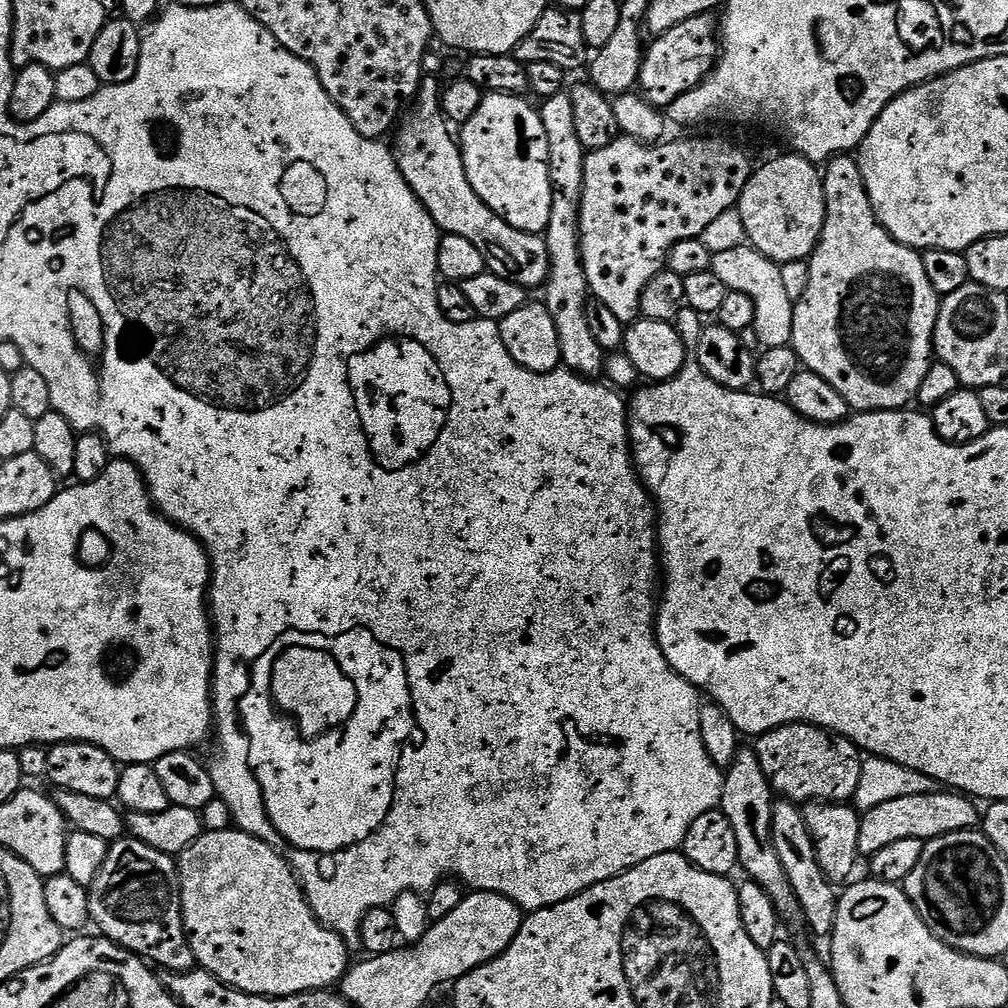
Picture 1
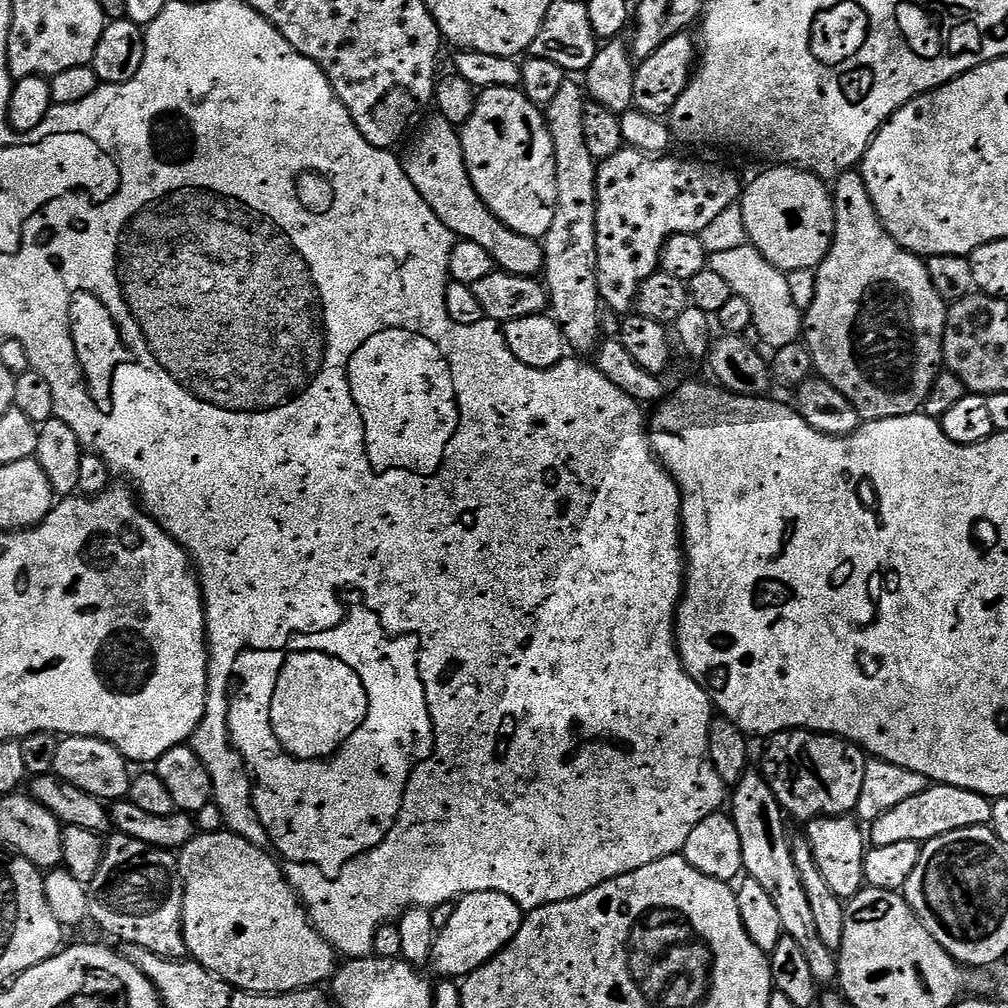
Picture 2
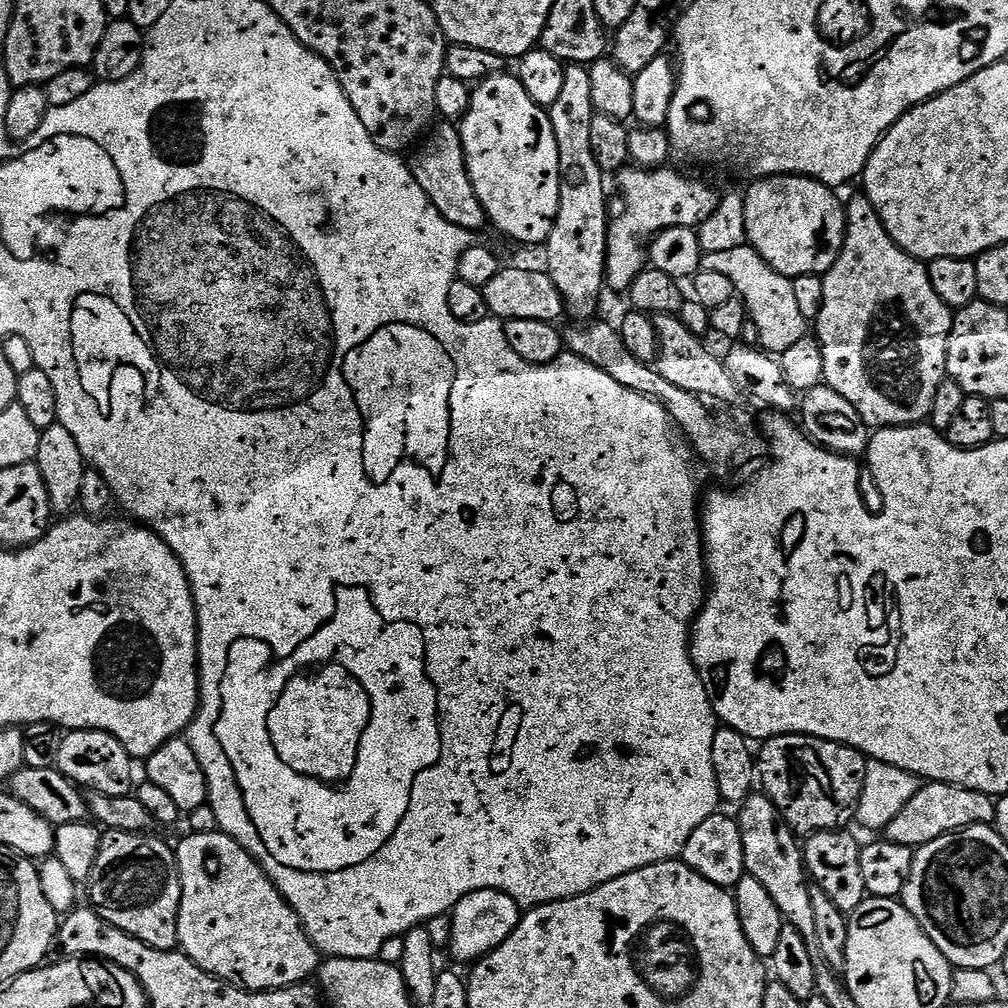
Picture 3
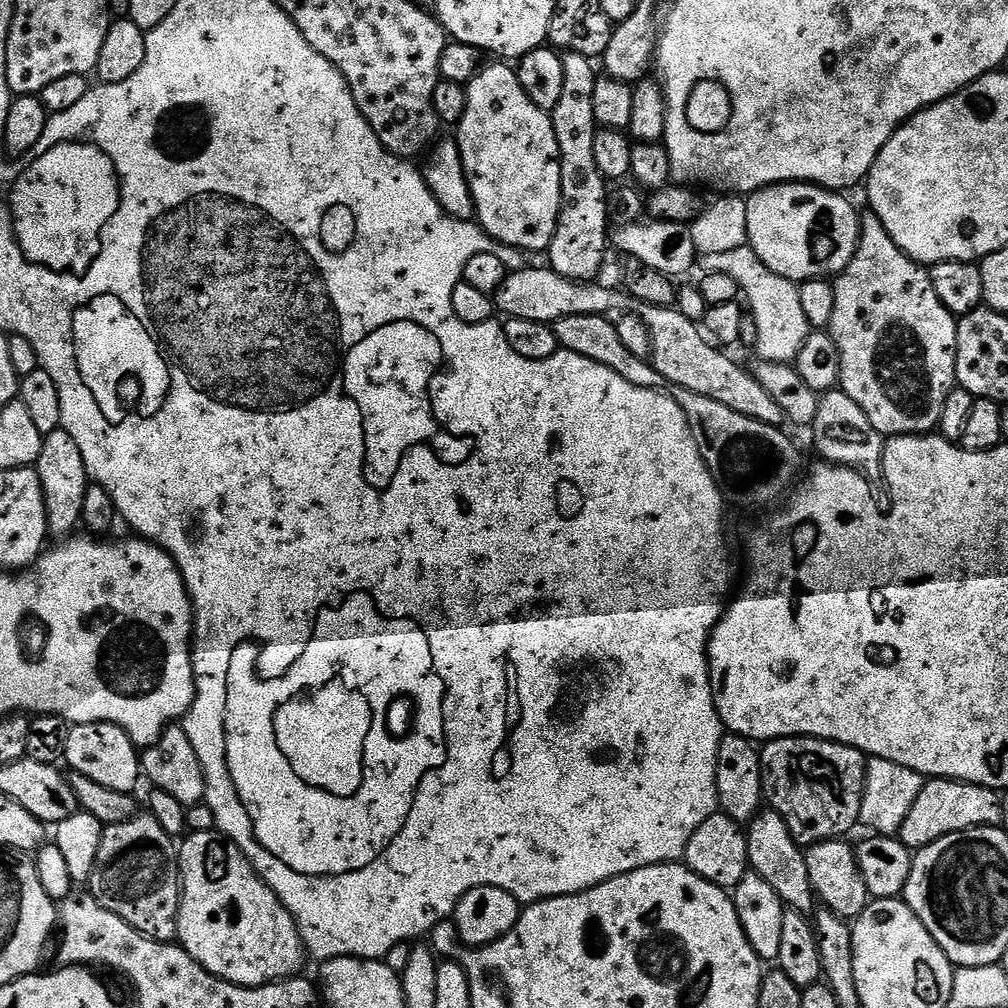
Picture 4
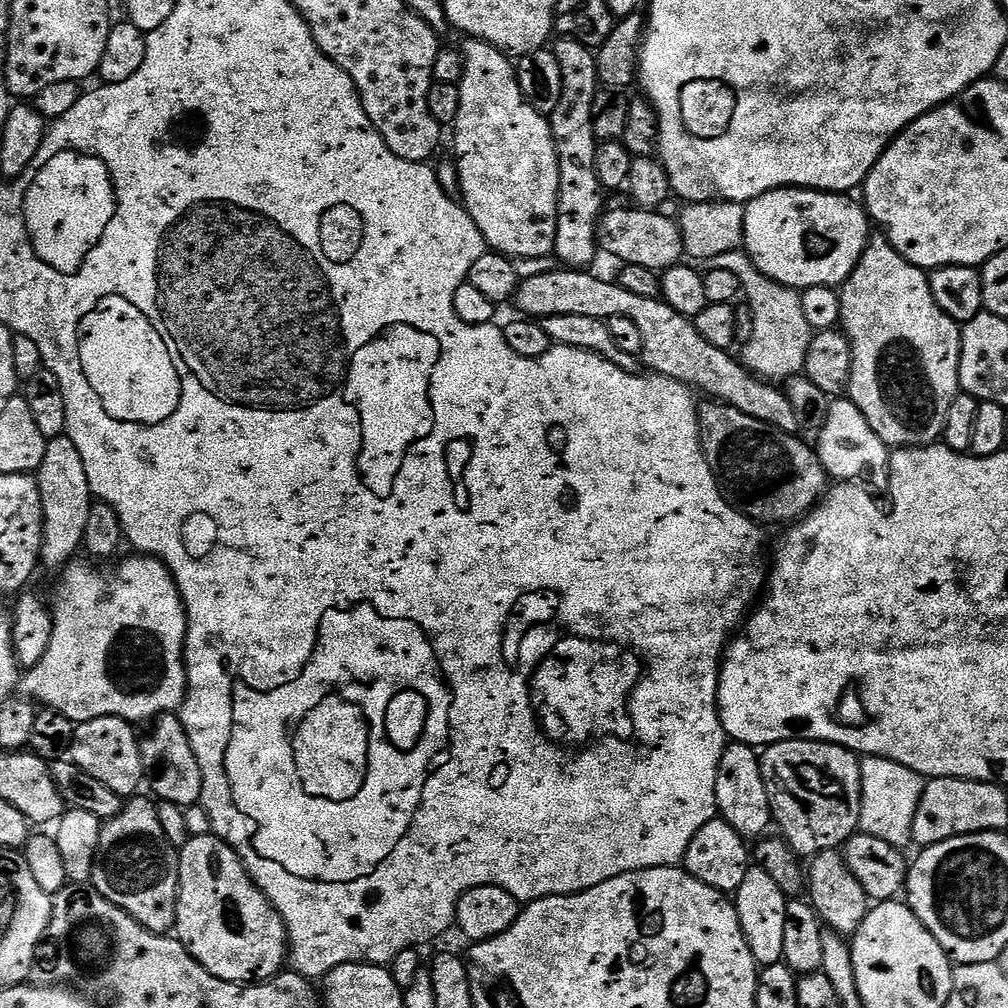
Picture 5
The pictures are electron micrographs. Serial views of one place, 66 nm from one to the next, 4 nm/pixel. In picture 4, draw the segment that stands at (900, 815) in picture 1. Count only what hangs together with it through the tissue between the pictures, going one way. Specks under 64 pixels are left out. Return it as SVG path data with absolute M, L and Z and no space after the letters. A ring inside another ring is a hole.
M929 779L914 806L910 806L910 814L906 814L906 822L902 822L898 838L908 848L919 850L938 842L938 838L946 838L946 834L1003 825L1004 808L1000 805L1000 796L1001 793L995 788L964 784L961 780Z

